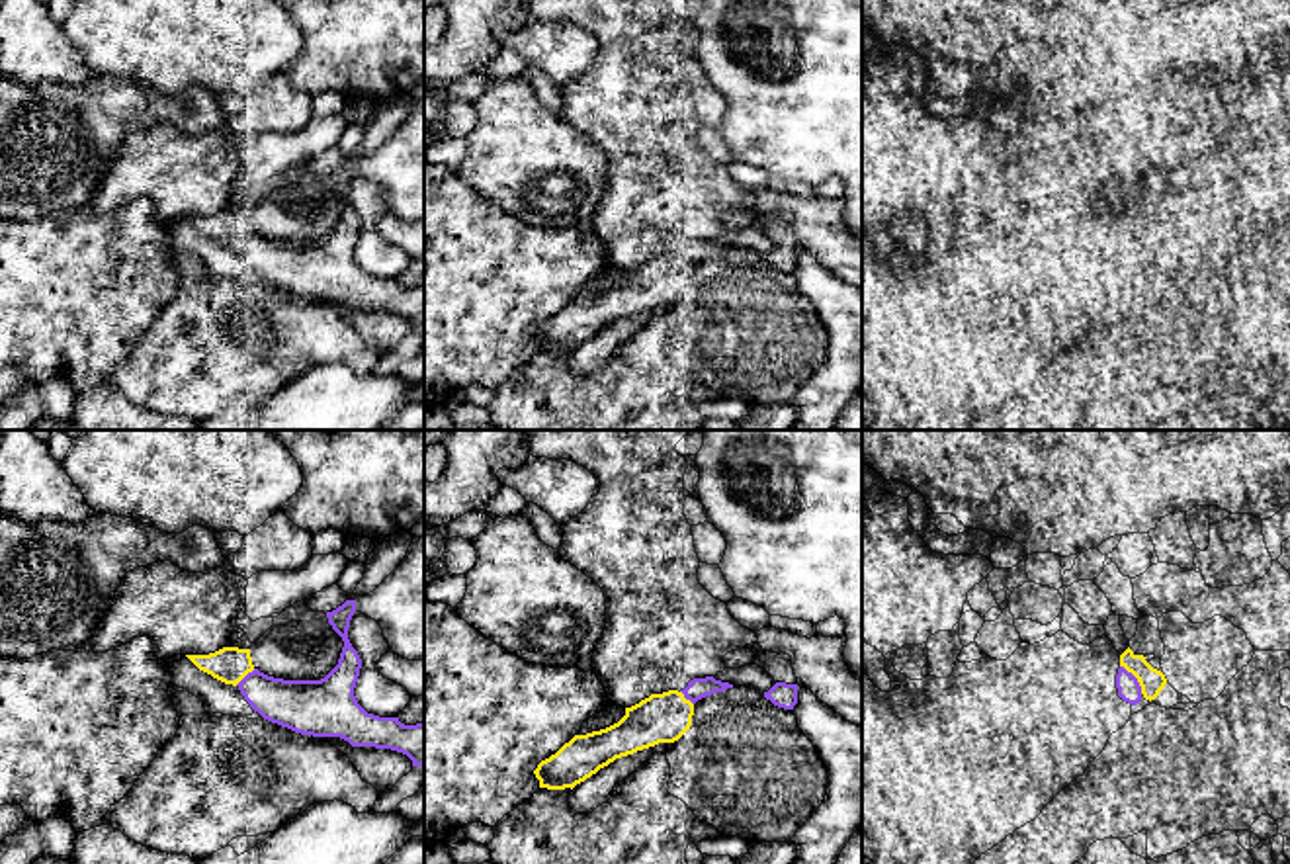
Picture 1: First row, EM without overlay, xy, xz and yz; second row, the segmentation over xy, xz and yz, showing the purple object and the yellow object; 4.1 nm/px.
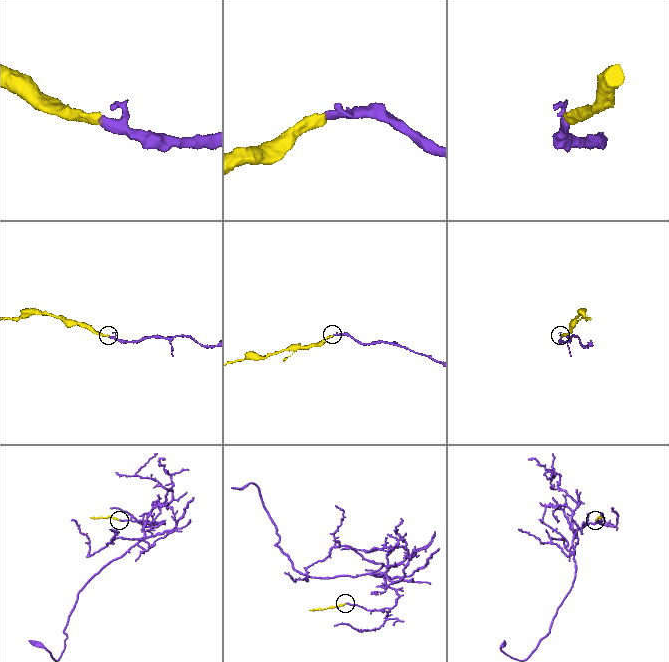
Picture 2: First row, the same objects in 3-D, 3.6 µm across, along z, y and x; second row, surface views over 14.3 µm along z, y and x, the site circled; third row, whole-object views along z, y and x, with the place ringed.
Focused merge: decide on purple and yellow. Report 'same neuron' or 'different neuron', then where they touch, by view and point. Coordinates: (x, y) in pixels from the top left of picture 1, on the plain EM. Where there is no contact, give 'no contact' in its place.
same neuron; meets purple in yz at (1136, 241)

